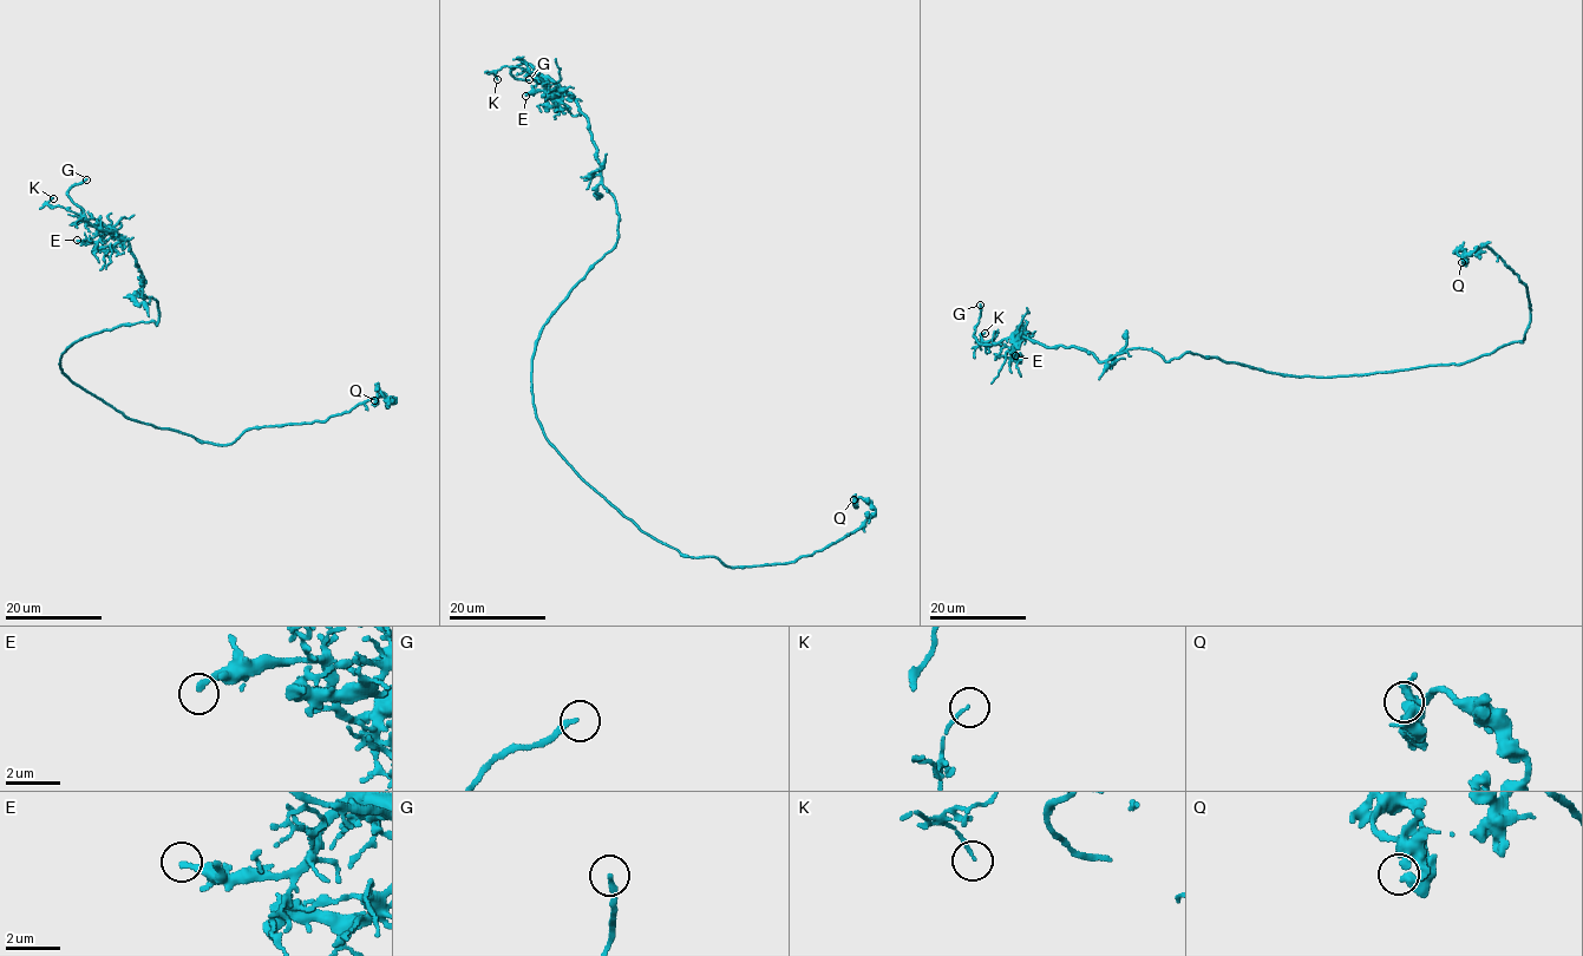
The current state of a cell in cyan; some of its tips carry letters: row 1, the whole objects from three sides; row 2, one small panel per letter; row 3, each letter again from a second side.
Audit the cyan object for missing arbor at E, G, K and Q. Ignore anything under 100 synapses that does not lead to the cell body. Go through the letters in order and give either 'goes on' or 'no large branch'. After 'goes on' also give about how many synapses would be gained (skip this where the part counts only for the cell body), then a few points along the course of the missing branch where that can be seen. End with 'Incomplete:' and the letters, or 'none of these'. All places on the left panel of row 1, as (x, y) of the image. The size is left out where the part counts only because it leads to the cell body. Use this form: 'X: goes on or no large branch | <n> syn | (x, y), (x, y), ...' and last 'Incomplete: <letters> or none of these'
E: no large branch
G: goes on | (86, 179), (104, 174), (110, 188), (123, 200), (125, 197), (130, 158), (118, 93), (117, 52), (123, 47)
K: no large branch
Q: no large branch
Incomplete: G

